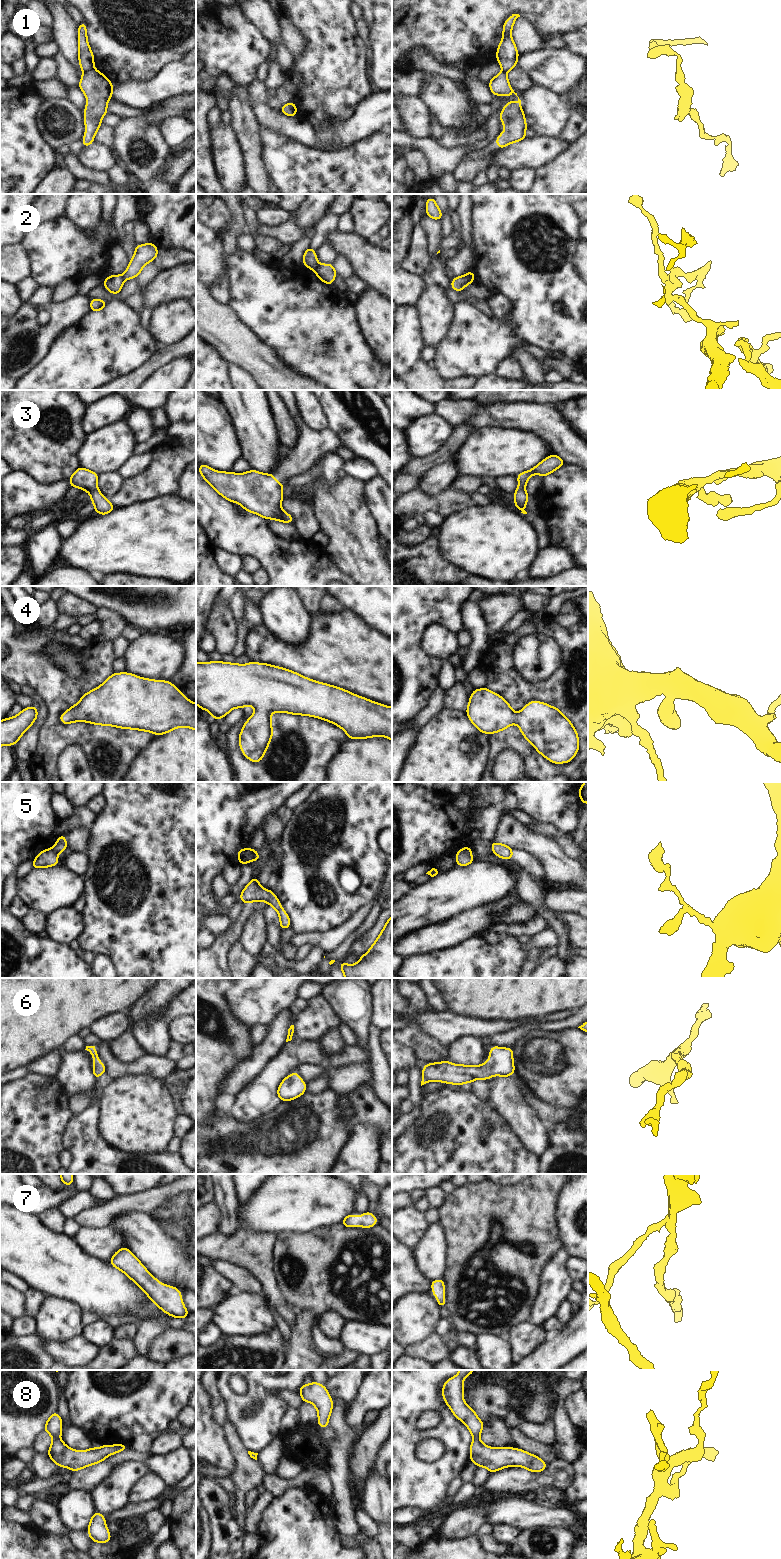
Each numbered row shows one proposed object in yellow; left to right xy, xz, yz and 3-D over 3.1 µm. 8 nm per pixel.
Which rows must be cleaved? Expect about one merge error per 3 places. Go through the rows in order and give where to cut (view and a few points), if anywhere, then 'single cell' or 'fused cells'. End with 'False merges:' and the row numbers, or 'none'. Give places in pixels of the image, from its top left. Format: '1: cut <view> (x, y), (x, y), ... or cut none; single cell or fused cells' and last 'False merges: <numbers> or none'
1: cut xy (93, 68), (84, 72); fused cells
2: cut yz (464, 275), (470, 282); fused cells
3: cut none; single cell
4: cut none; single cell
5: cut xz (252, 851), (250, 859); fused cells
6: cut none; single cell
7: cut none; single cell
8: cut none; single cell
False merges: 1, 2, 5

